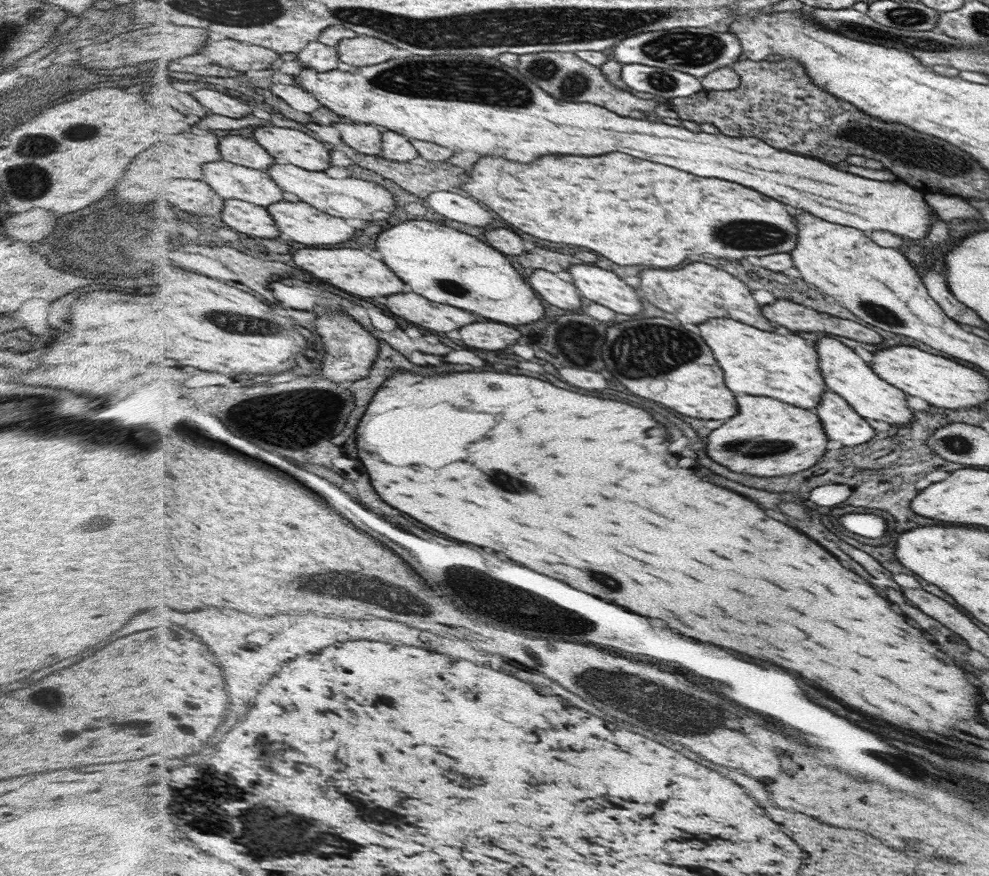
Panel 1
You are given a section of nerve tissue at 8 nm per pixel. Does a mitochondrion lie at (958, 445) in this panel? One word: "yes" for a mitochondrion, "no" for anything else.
yes

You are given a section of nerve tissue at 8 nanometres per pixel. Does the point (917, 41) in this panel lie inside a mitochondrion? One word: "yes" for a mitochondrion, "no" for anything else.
yes

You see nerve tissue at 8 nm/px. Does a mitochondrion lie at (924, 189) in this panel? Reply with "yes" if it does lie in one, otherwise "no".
no

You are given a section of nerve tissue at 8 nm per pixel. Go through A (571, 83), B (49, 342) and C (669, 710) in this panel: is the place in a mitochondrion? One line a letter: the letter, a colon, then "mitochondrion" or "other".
A: mitochondrion
B: other
C: mitochondrion

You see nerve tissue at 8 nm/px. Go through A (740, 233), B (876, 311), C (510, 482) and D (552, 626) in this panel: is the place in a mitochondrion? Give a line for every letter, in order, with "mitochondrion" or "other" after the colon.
A: mitochondrion
B: mitochondrion
C: mitochondrion
D: other

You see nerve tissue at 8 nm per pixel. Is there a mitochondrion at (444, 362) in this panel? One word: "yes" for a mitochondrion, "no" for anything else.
no

